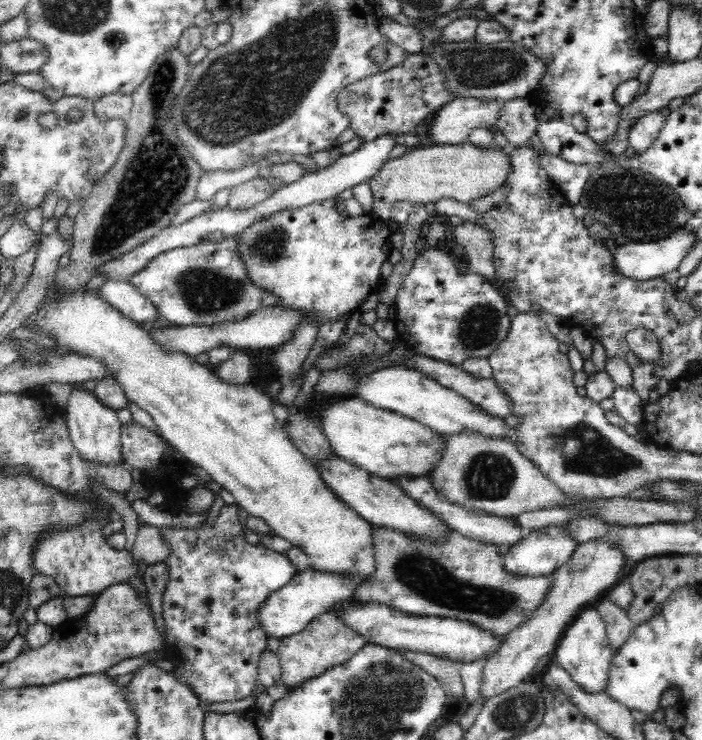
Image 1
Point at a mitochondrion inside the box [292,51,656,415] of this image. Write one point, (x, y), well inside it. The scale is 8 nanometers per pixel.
(480, 327)

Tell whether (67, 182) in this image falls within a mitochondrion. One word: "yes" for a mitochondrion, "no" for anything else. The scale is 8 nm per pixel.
no

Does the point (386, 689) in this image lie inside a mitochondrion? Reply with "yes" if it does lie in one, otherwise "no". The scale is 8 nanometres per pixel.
yes

